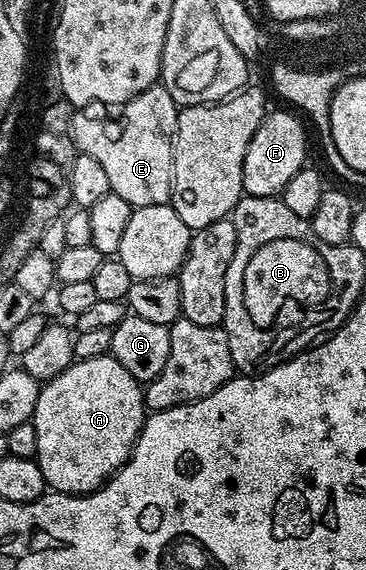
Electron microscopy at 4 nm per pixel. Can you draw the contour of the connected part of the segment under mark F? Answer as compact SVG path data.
M269 110L264 116L262 125L254 133L250 145L246 149L246 157L242 165L242 185L244 186L244 195L253 195L254 197L266 197L267 199L279 196L284 187L291 178L300 170L306 167L306 158L308 155L308 139L304 136L304 127L288 111Z

